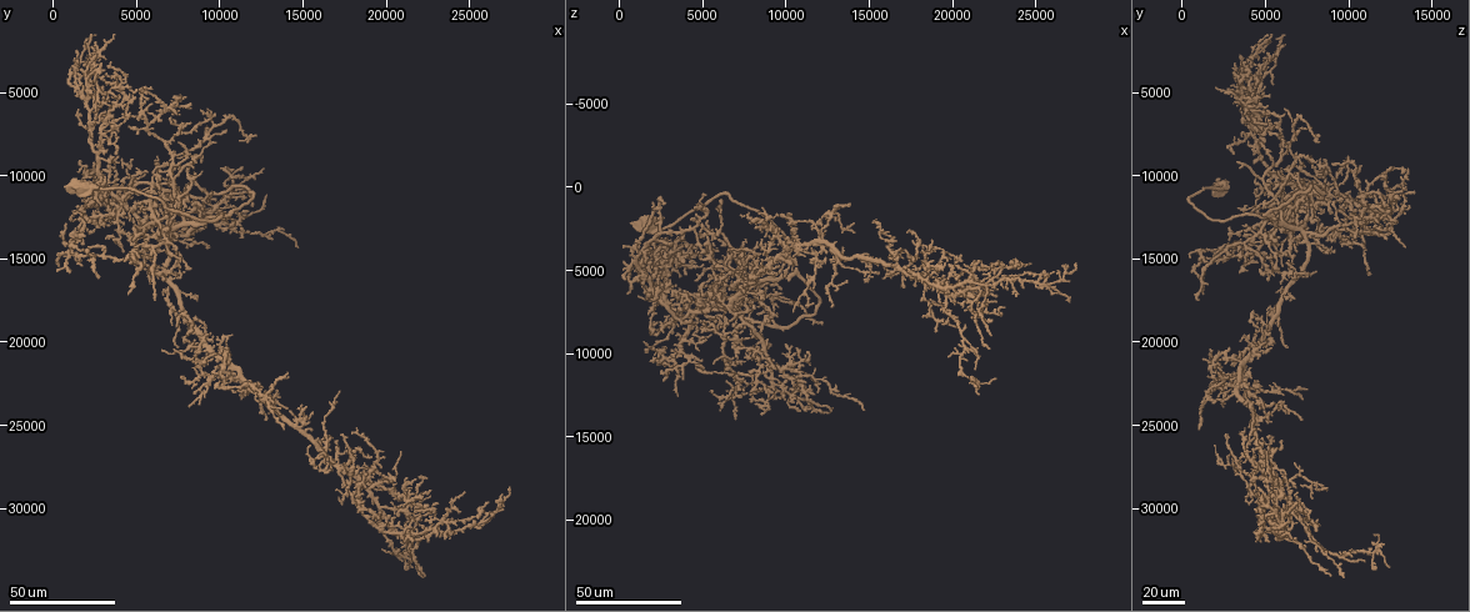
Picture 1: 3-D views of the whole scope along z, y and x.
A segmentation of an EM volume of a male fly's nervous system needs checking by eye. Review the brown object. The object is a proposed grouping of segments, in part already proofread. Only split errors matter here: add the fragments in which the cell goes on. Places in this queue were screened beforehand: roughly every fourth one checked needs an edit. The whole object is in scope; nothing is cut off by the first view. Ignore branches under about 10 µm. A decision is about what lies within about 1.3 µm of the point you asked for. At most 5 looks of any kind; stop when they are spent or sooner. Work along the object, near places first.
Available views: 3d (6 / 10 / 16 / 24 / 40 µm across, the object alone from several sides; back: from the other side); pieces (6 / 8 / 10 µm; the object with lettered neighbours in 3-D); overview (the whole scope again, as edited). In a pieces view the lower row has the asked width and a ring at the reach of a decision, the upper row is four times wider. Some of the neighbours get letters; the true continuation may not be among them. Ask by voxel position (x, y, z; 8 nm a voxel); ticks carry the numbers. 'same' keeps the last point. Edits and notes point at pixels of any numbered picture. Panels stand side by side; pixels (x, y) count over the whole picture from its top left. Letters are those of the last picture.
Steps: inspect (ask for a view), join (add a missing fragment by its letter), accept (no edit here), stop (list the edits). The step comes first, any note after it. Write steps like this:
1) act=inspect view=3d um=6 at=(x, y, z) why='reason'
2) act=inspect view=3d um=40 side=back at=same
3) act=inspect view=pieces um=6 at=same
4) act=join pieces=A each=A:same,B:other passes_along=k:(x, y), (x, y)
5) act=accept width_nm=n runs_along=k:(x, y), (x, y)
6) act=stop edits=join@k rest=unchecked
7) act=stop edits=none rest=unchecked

act=inspect view=3d um=40 at=(6000, 17600, 1000) why='long arm stops here'

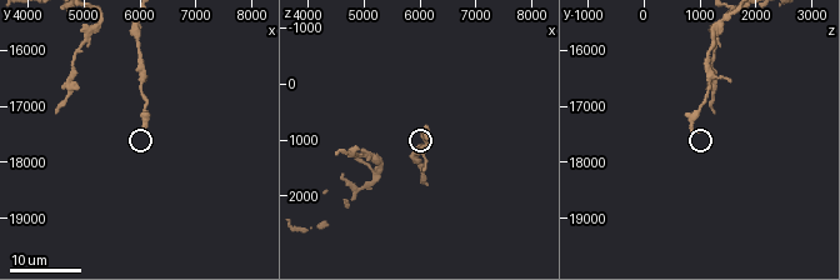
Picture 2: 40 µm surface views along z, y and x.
act=inspect view=pieces um=8 at=(6150, 17450, 1000)

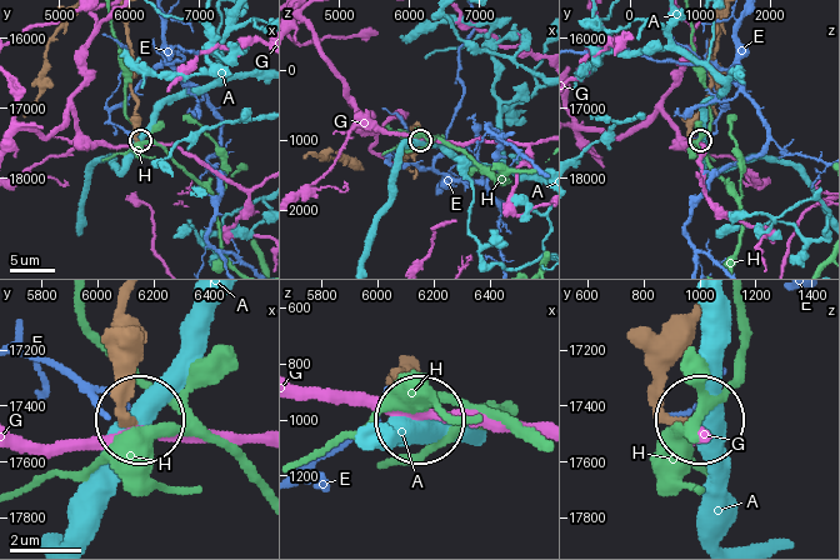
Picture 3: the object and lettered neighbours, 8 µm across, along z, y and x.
act=accept width_nm=220 each=A:other,E:other,G:other,H:other runs_along=3:(125, 21), (139, 140) found='no lettered fragment goes on from it'

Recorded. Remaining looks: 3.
act=inspect view=3d um=40 at=(3400, 3200, 3800) why='end of a long branch'

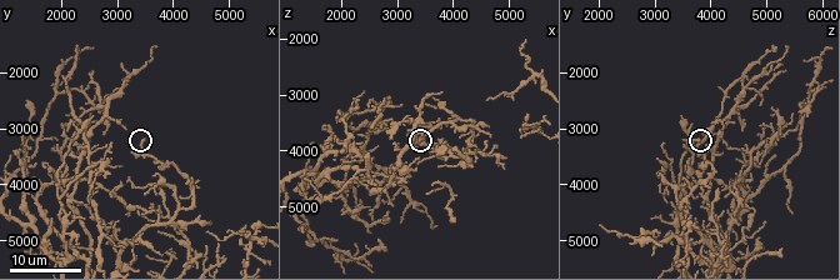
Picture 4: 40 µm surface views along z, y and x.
act=inspect view=pieces um=6 at=(3450, 3200, 3750) why='what lies round it'

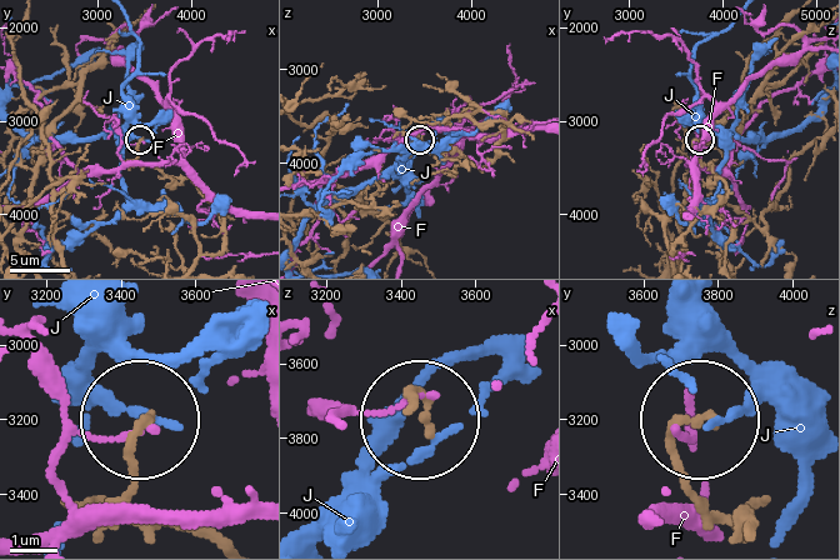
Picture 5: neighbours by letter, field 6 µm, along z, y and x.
act=accept each=F:other,J:other runs_along=5:(750, 535), (686, 471), (678, 448), (698, 424) found='none of them fits'

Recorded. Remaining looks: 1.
act=stop edits=none rest=unchecked

